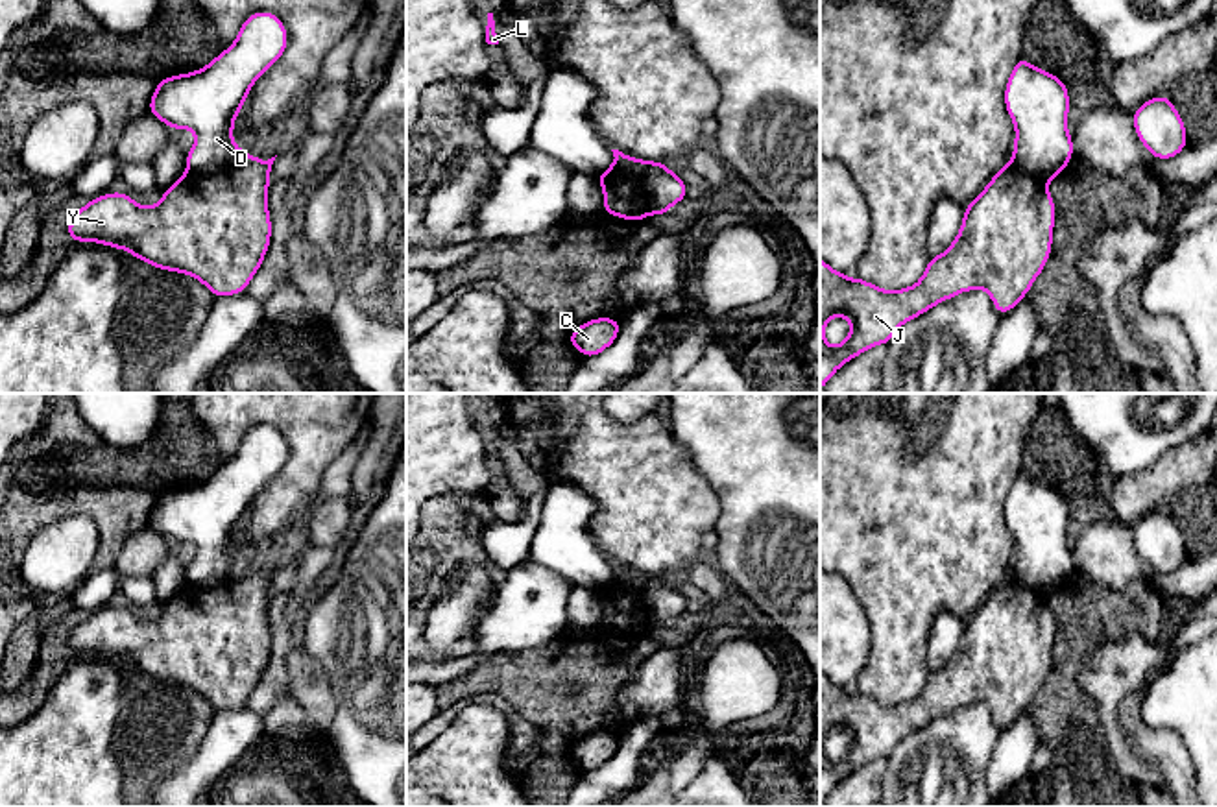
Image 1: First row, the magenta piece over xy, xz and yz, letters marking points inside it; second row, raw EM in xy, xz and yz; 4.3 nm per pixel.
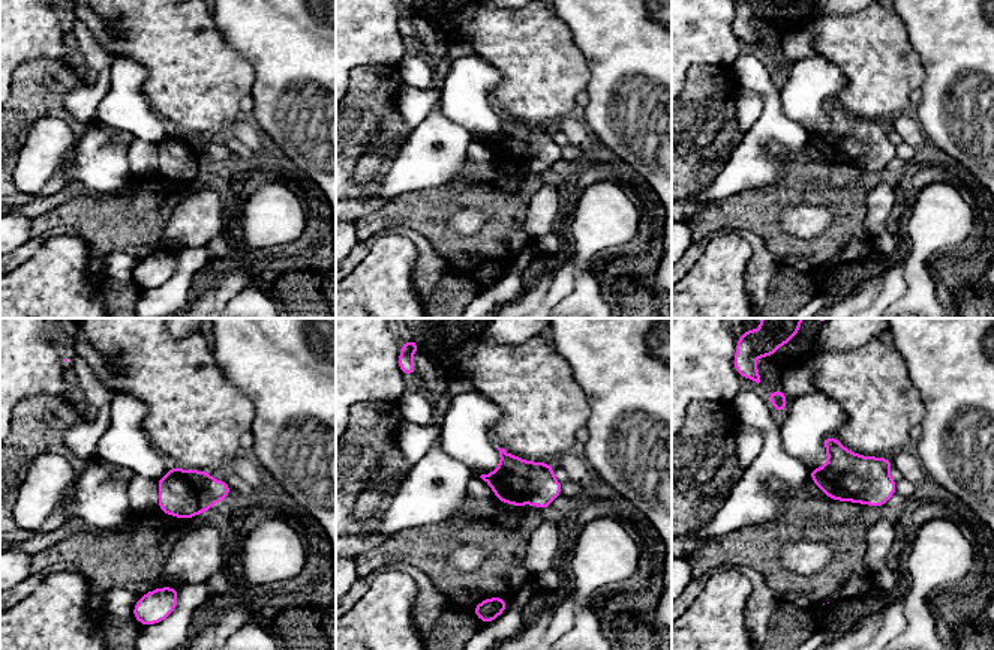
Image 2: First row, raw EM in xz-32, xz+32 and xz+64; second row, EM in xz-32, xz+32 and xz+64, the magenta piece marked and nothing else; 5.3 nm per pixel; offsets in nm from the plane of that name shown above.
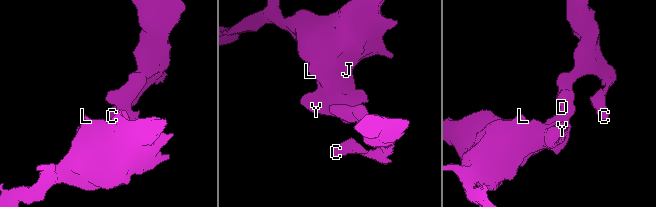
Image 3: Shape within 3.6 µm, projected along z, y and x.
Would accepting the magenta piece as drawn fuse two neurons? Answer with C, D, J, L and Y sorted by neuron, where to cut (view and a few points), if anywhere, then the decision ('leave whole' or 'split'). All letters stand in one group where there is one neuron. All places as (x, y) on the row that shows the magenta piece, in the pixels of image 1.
C D / J L Y | xz (602, 185), (608, 181), (628, 181), (654, 211) | split

